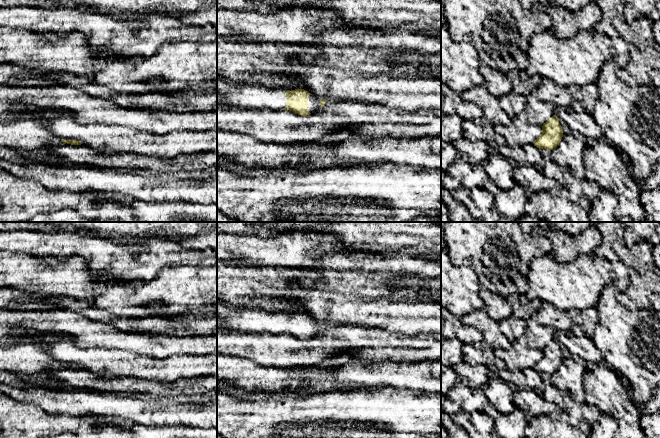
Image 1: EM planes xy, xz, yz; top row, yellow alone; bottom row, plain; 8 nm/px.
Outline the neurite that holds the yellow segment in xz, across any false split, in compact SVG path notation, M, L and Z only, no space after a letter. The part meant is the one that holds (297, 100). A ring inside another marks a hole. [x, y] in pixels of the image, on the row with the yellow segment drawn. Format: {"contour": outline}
{"contour": "M217 76L217 97L237 109L253 111L281 109L290 110L301 116L315 112L326 103L326 99L320 101L304 89L290 91L253 83L229 83L219 76Z"}

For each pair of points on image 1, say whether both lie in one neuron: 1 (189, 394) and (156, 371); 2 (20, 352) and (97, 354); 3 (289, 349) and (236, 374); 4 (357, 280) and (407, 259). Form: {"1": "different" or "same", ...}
{"1": "different", "2": "different", "3": "different", "4": "same"}

